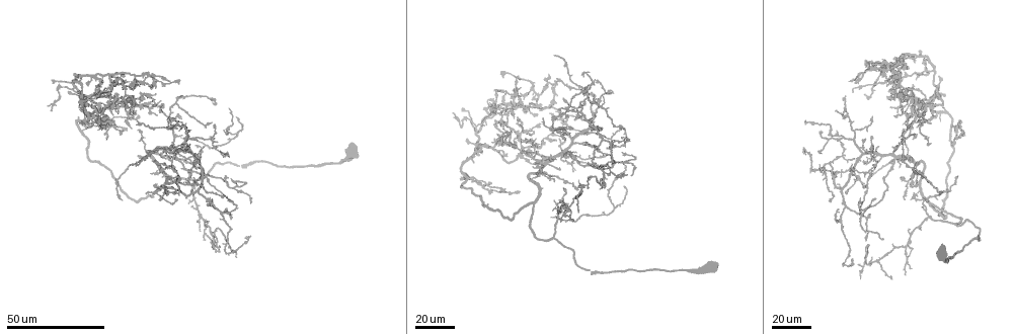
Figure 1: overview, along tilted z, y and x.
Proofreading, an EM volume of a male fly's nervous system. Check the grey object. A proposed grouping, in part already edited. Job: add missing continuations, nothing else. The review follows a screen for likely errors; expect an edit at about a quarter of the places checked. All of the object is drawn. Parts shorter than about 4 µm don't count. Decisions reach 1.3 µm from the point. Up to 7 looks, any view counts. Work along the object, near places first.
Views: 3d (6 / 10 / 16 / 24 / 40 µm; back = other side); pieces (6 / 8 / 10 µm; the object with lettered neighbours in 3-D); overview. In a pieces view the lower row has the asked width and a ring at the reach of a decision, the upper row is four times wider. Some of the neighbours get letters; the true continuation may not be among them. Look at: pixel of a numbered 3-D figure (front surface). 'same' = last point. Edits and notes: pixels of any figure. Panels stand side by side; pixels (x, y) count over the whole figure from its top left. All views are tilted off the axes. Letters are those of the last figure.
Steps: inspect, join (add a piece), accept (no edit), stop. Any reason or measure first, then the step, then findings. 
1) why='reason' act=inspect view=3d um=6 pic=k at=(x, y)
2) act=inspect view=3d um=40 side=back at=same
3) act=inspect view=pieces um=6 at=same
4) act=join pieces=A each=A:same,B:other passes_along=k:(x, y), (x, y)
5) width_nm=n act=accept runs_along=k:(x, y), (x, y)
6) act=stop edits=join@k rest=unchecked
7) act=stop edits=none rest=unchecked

why='long arm stops here' act=inspect view=3d um=24 pic=1 at=(912, 138)

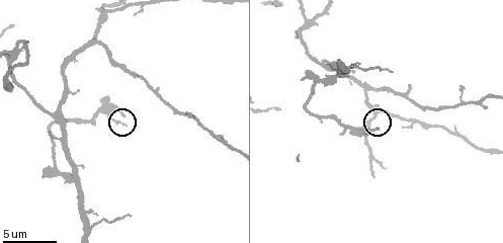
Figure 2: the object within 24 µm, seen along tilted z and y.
why='what lies round it' act=inspect view=pieces um=10 pic=2 at=(122, 116)

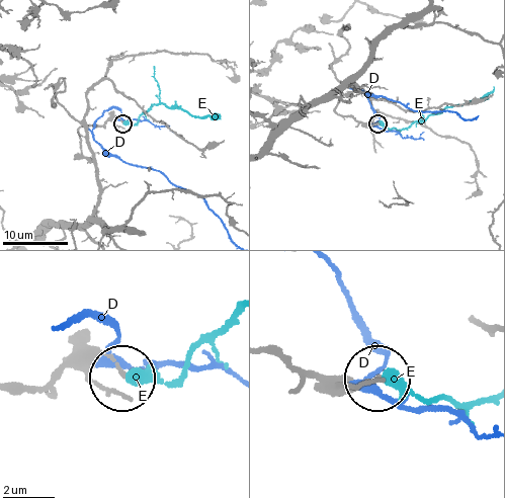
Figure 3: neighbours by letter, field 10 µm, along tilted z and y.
act=accept each=D:other,E:other runs_along=3:(98, 179), (82, 153), (79, 130), (117, 117), (122, 122) found='none of them fits'

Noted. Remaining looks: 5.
why='free end' act=inspect view=3d um=40 pic=1 at=(901, 96)

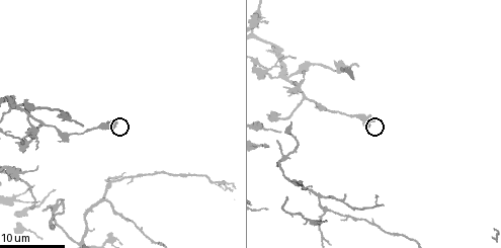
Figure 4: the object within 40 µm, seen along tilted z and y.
act=inspect view=pieces um=8 pic=4 at=(372, 120)

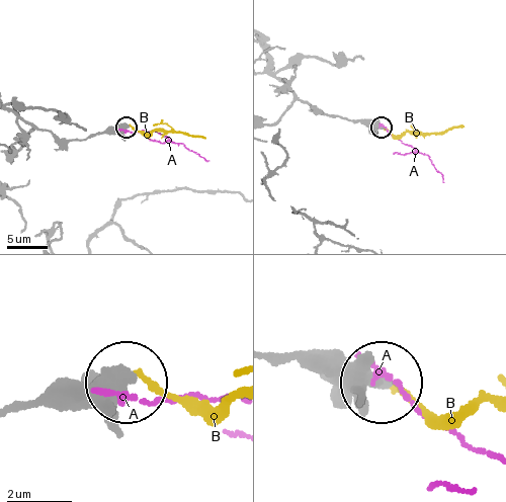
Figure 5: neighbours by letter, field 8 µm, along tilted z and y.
act=accept each=A:other,B:other found='no lettered piece goes on from it'

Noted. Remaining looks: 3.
act=inspect view=3d um=24 pic=1 at=(68, 91)

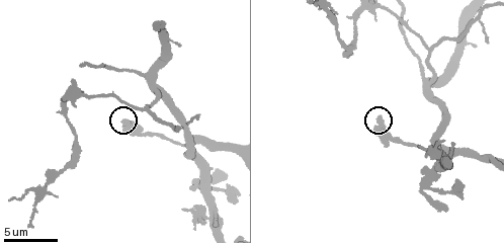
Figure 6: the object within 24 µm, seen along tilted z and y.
act=inspect view=pieces um=10 pic=6 at=(380, 118)

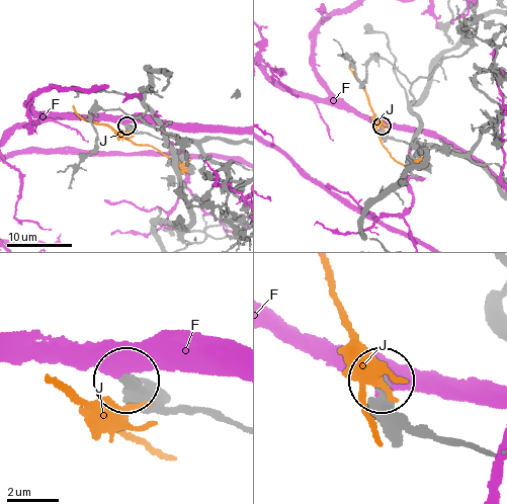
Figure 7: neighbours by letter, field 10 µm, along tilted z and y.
act=accept each=F:other,J:other found='no lettered piece goes on from it'

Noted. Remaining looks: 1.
act=stop edits=none rest=unchecked

